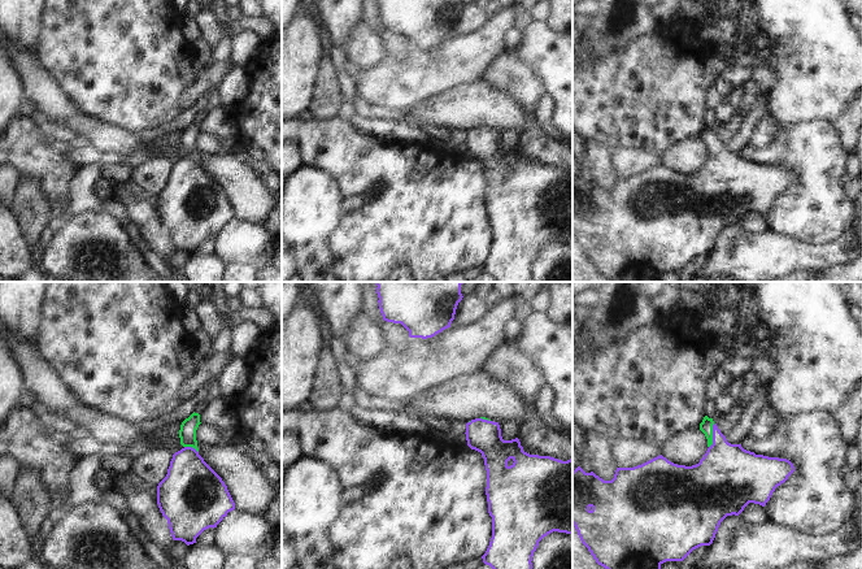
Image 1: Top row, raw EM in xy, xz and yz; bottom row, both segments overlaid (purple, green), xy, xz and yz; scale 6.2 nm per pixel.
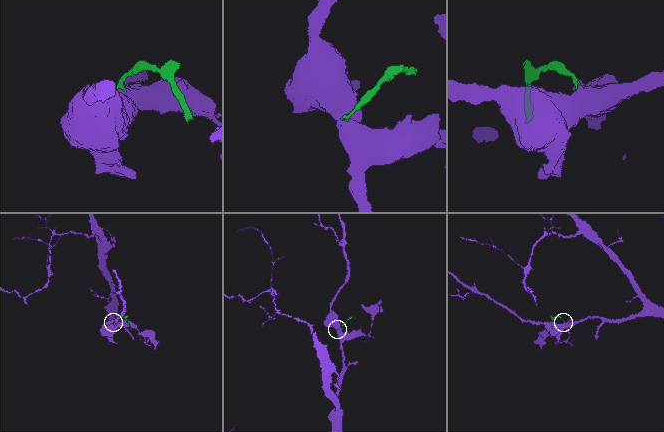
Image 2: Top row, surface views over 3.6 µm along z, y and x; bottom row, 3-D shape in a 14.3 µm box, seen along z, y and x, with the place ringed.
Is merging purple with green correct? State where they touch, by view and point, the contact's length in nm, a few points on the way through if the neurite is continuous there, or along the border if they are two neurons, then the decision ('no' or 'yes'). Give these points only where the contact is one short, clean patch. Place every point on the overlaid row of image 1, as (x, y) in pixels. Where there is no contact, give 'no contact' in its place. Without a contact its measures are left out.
yz (713, 435) | 160 nm | across yz (727, 473), (713, 435), (706, 425) | yes

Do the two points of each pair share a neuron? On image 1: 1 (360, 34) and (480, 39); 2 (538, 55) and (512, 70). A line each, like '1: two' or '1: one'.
1: two
2: two

